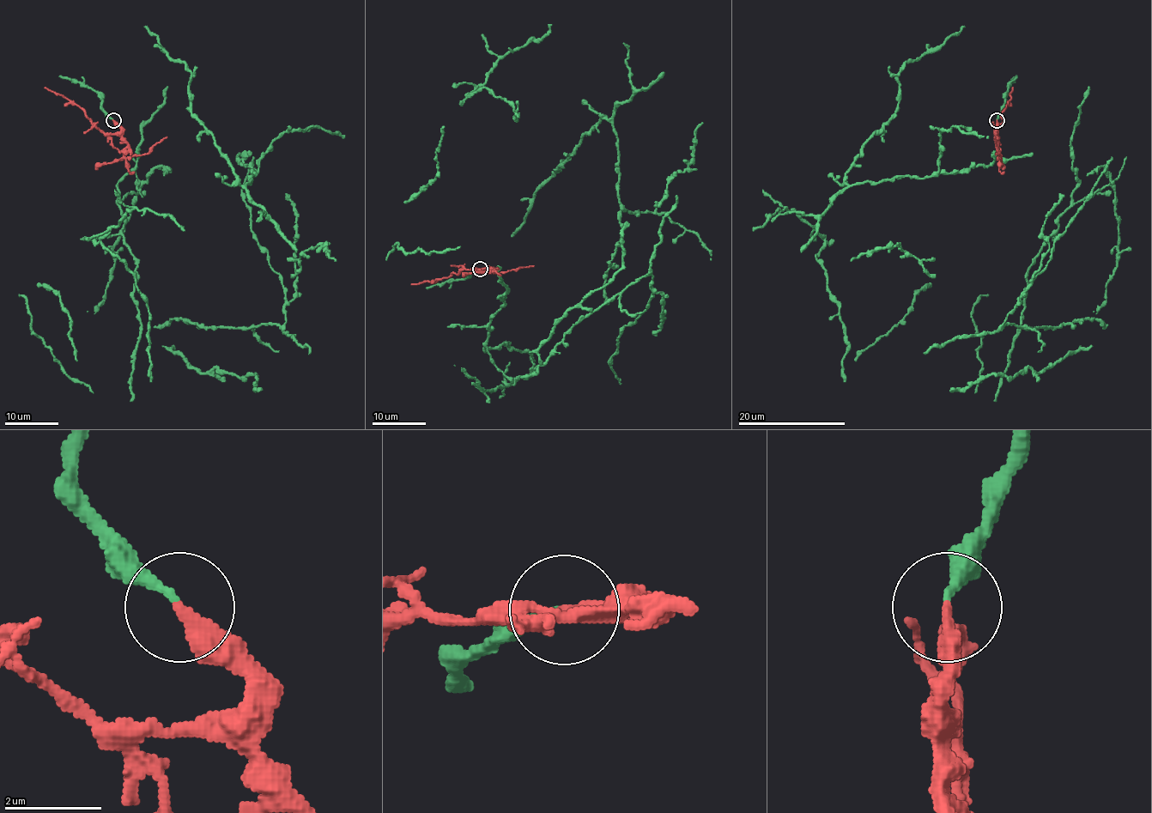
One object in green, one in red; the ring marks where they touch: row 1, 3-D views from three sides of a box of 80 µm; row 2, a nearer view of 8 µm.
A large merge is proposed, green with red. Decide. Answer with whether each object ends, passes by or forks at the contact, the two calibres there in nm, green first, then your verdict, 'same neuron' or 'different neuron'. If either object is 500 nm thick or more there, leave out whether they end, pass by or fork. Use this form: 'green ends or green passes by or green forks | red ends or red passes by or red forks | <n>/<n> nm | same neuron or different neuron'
green ends | red ends | 190/320 nm | different neuron

